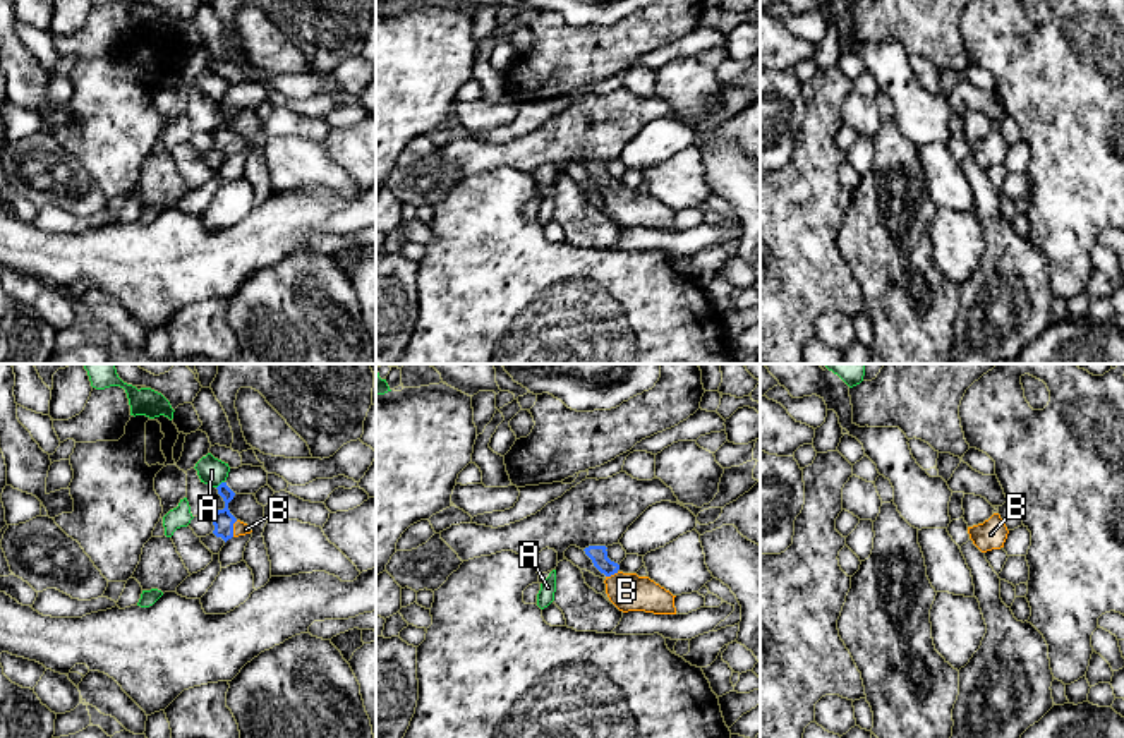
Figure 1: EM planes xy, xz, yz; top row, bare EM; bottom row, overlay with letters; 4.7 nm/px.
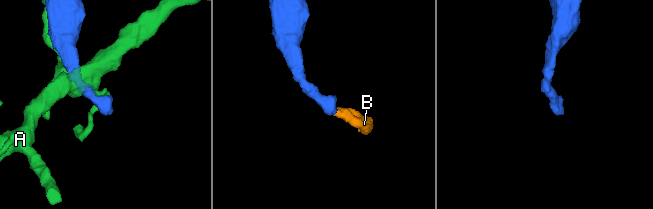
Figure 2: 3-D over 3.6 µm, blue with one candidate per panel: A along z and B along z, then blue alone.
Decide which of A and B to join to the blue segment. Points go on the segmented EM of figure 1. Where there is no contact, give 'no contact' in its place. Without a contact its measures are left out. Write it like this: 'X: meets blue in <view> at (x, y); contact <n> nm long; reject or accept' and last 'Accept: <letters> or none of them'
A: meets blue in xy at (220, 484); contact 50 nm long; reject
B: meets blue in xy at (232, 529); contact 80 nm long; accept
Accept: B

